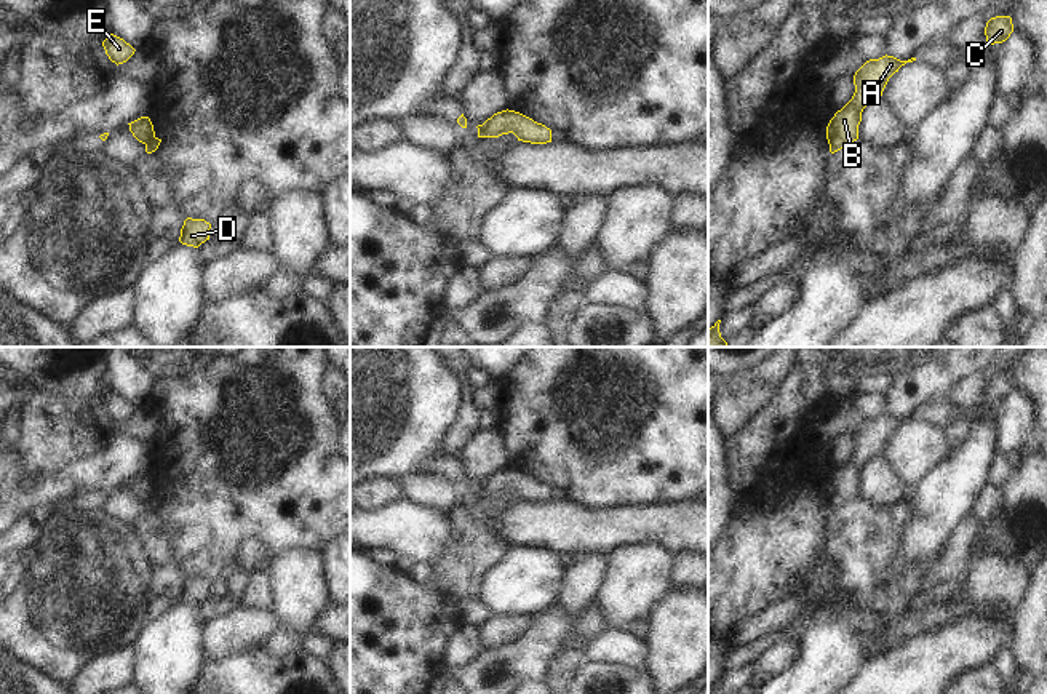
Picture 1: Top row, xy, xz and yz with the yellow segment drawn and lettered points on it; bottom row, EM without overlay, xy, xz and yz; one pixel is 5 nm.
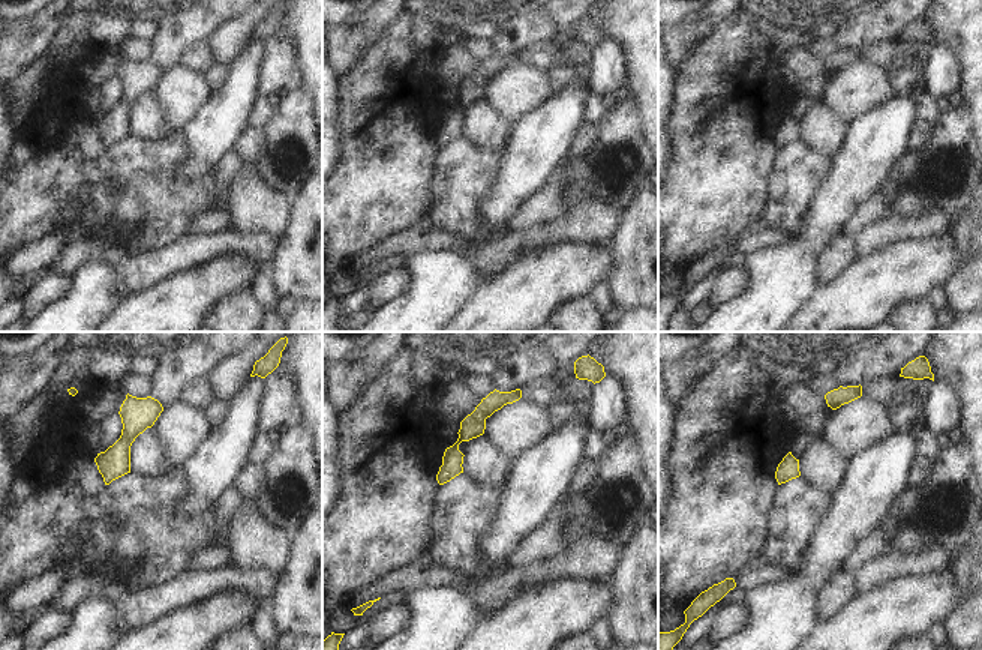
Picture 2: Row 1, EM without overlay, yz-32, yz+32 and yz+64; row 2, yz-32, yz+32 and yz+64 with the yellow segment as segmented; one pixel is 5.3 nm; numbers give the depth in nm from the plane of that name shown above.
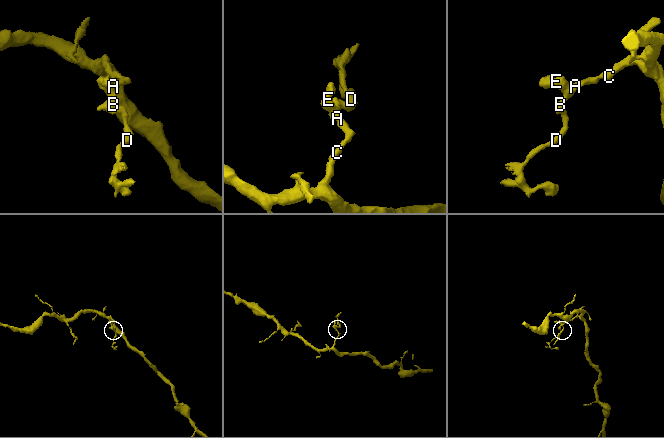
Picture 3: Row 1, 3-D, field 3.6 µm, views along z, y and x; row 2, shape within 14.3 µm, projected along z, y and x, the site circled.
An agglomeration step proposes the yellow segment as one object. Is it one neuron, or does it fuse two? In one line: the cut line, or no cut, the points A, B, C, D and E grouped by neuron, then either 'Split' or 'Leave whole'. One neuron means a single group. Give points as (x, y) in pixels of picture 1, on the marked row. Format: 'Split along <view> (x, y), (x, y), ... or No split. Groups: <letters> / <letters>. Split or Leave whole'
No split. Groups: A B C D E. Leave whole.

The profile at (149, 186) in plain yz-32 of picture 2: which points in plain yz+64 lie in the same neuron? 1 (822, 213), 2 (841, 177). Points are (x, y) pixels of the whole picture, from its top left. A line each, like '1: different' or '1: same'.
1: different
2: different

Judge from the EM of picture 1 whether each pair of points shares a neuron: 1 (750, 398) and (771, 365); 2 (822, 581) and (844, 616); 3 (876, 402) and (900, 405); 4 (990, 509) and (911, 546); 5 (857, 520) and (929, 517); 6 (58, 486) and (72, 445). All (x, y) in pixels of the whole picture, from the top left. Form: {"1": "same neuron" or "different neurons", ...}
{"1": "same neuron", "2": "same neuron", "3": "different neurons", "4": "different neurons", "5": "different neurons", "6": "different neurons"}

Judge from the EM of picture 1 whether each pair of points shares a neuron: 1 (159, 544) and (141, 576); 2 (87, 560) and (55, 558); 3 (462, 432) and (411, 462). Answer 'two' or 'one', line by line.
1: two
2: one
3: two

